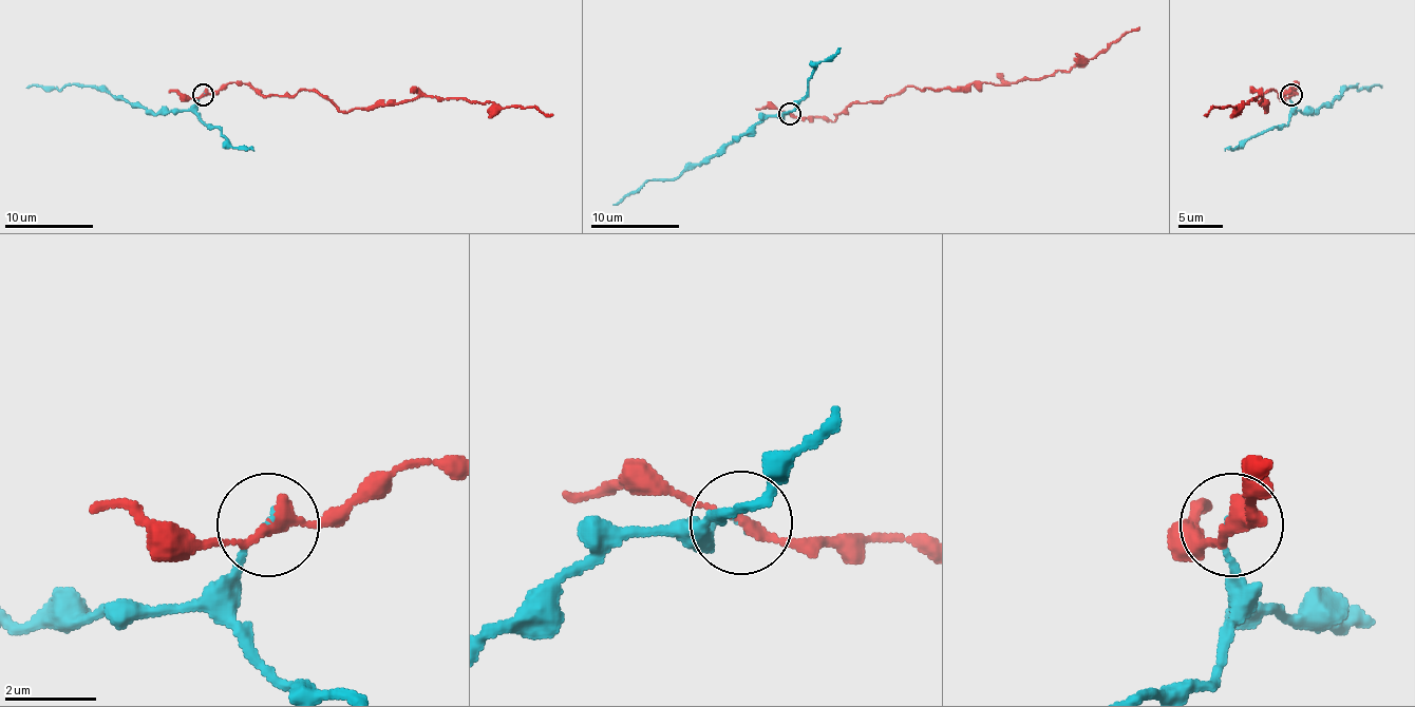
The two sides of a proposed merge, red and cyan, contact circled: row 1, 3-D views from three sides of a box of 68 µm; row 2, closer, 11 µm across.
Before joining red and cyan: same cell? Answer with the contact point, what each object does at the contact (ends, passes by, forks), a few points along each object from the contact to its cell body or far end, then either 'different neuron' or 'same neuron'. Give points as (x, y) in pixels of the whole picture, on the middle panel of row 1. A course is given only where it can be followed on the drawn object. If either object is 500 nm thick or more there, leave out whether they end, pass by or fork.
(790, 114) | red passes by | cyan ends | red via (789, 113), (833, 122), (853, 102), (882, 102), (912, 87), (963, 89), (1044, 78), (1080, 68), (1139, 27) | cyan via (789, 113), (765, 116), (714, 155), (677, 177), (647, 179), (612, 204) | different neuron

